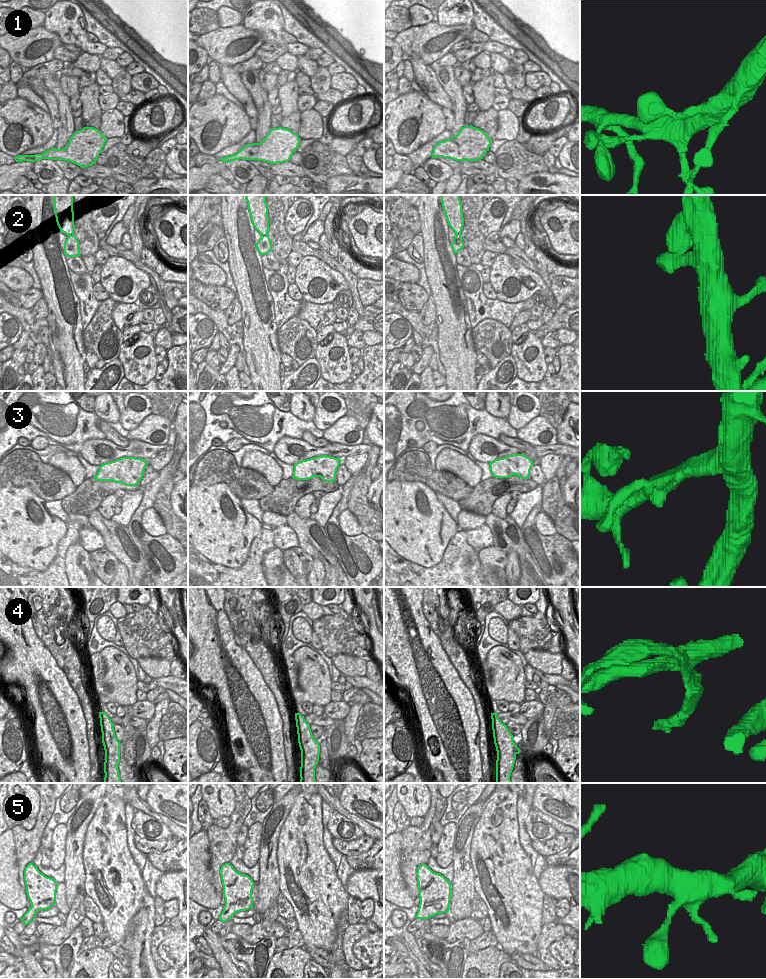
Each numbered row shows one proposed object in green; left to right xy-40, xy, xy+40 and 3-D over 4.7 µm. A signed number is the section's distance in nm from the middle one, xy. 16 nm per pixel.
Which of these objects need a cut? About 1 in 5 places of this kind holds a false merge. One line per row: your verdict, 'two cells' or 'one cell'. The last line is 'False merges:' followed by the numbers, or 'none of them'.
1: one cell
2: one cell
3: one cell
4: two cells
5: one cell
False merges: 4

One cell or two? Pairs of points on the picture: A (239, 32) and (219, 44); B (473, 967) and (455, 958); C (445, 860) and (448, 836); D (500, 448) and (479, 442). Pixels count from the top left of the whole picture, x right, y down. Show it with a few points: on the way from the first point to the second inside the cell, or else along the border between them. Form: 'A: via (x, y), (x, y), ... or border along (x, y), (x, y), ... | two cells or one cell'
A: via (234, 37), (227, 44), (224, 44) | one cell
B: border along (469, 953), (463, 968) | two cells
C: via (445, 854), (446, 842) | one cell
D: via (495, 444), (489, 441), (484, 442) | one cell

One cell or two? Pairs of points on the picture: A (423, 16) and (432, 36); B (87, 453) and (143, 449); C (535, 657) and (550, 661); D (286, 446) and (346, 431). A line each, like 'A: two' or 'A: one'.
A: two
B: one
C: one
D: two

